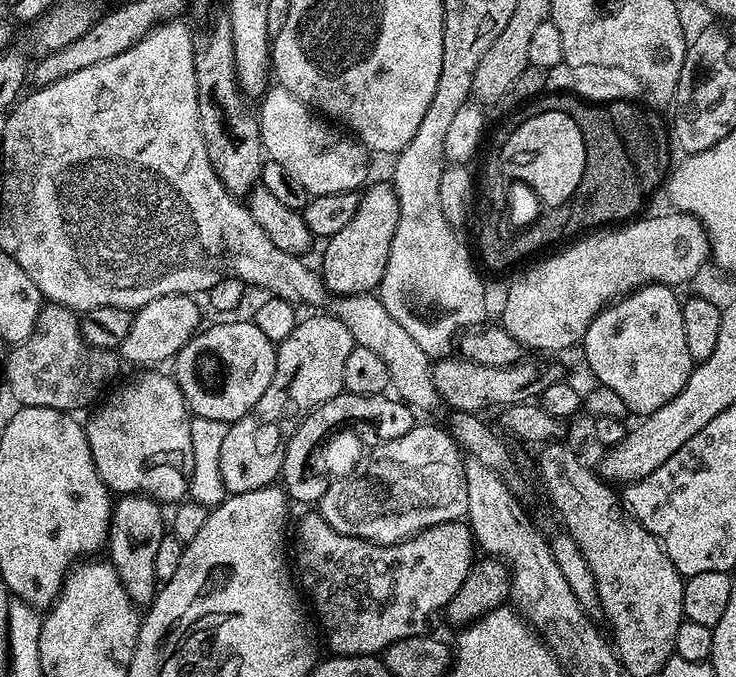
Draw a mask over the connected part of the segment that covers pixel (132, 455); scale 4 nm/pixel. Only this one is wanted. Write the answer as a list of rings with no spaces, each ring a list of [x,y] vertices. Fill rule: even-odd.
[[[162,370],[143,371],[144,374],[118,387],[106,402],[104,400],[94,410],[97,411],[85,423],[85,432],[95,468],[109,491],[120,496],[148,495],[160,504],[176,504],[187,497],[191,487],[194,466],[193,443],[190,437],[192,414],[175,377],[158,371]]]

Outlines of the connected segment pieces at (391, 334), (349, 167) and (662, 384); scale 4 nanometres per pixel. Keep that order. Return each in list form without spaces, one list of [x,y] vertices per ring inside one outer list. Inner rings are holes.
[[[363,292],[357,296],[341,296],[333,301],[331,315],[343,322],[359,347],[374,350],[374,354],[382,358],[391,387],[394,392],[396,388],[395,395],[399,399],[416,410],[441,407],[442,401],[438,390],[434,390],[433,361],[424,353],[422,346],[418,346],[418,342],[414,342],[414,338],[406,334],[406,329],[398,322],[394,322],[394,317],[390,310],[386,310],[379,295]]]
[[[269,87],[259,104],[260,140],[267,159],[278,162],[300,185],[306,186],[309,197],[355,192],[365,187],[370,153],[359,140],[325,122],[285,88]]]
[[[648,284],[645,288],[637,288],[635,292],[604,307],[590,322],[582,341],[584,360],[596,375],[595,383],[601,388],[615,390],[622,402],[626,402],[629,413],[633,417],[636,415],[636,418],[646,417],[666,406],[666,402],[670,402],[670,398],[677,396],[682,386],[686,386],[694,367],[682,326],[682,300],[672,292],[675,291],[666,284]]]

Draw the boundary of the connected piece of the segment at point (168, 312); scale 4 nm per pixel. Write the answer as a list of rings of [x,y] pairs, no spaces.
[[[164,295],[137,309],[133,313],[130,330],[118,349],[123,359],[144,364],[142,366],[146,368],[171,361],[201,327],[200,308],[195,300],[195,297],[186,295]]]

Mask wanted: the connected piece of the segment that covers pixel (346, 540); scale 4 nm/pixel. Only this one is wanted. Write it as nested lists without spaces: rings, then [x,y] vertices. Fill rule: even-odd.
[[[313,514],[302,517],[296,528],[294,568],[298,573],[299,587],[306,596],[308,591],[310,604],[312,599],[315,619],[318,624],[320,619],[324,627],[327,651],[337,656],[371,656],[383,653],[389,644],[402,638],[422,636],[429,631],[428,623],[447,609],[454,594],[458,594],[458,586],[466,582],[466,574],[474,563],[472,548],[474,552],[472,530],[459,520],[434,525],[399,544],[383,545],[344,536],[332,529],[321,515]]]

